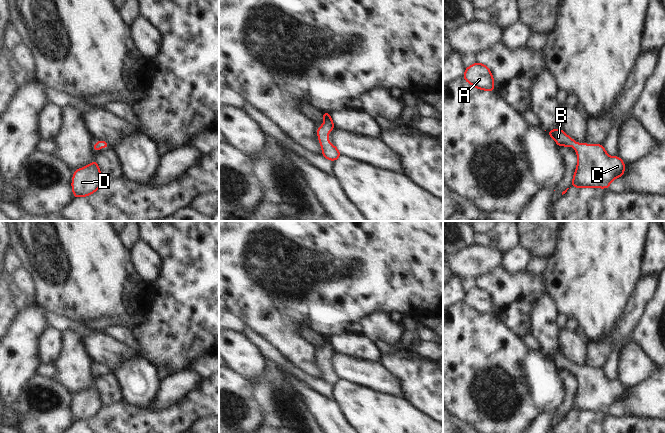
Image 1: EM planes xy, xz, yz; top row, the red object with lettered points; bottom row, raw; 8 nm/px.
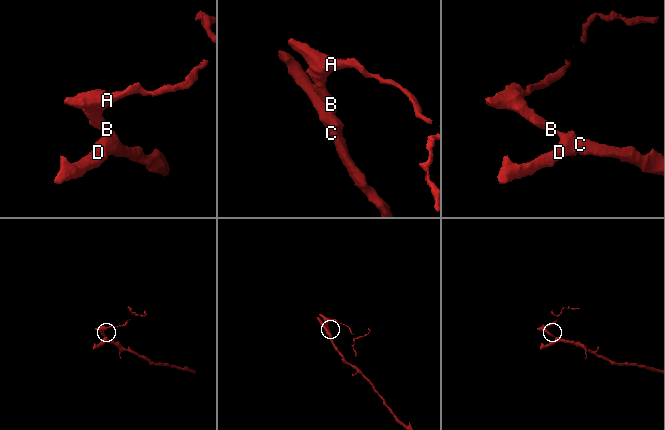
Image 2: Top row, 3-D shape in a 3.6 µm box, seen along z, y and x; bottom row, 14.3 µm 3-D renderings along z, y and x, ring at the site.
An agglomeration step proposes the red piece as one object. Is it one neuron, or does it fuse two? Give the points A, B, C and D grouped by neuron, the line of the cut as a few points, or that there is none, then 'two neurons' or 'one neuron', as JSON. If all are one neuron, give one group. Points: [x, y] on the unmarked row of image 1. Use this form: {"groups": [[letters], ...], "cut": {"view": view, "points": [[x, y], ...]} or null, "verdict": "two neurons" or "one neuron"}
{"groups": [["A", "B", "C", "D"]], "cut": null, "verdict": "one neuron"}

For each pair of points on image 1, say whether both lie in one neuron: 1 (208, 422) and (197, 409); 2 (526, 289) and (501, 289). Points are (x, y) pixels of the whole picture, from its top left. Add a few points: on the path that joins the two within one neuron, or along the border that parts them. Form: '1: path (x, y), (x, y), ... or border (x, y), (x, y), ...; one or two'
1: border (208, 414), (194, 422); two
2: path (520, 289), (507, 289); one

